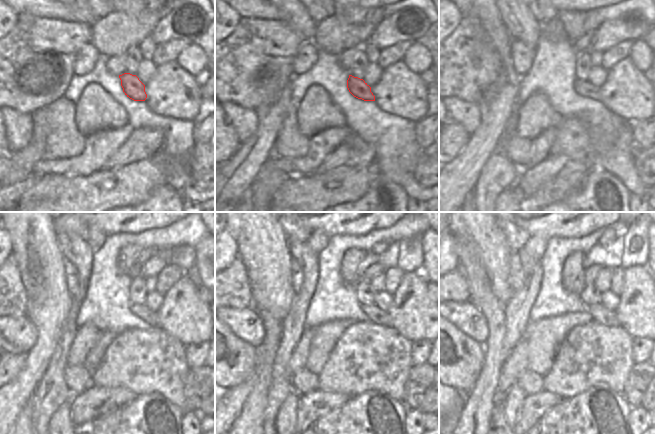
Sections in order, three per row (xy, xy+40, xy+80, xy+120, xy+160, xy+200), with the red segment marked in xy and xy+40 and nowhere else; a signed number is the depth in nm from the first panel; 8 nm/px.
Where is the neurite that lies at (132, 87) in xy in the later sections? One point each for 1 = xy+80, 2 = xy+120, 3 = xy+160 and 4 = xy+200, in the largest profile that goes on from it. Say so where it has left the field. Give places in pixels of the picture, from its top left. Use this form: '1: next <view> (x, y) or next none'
1: next xy+80 (584, 88)
2: next xy+120 (141, 311)
3: next xy+160 (374, 314)
4: next xy+200 (599, 314)

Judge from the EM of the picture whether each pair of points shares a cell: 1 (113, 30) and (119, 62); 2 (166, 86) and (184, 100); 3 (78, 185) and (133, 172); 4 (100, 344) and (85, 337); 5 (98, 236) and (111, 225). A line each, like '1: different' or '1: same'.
1: different
2: same
3: same
4: different
5: different

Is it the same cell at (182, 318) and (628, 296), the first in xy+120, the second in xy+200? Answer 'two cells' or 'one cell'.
one cell

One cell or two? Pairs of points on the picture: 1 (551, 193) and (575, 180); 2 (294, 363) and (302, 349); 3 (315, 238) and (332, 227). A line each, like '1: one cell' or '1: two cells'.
1: one cell
2: one cell
3: two cells

